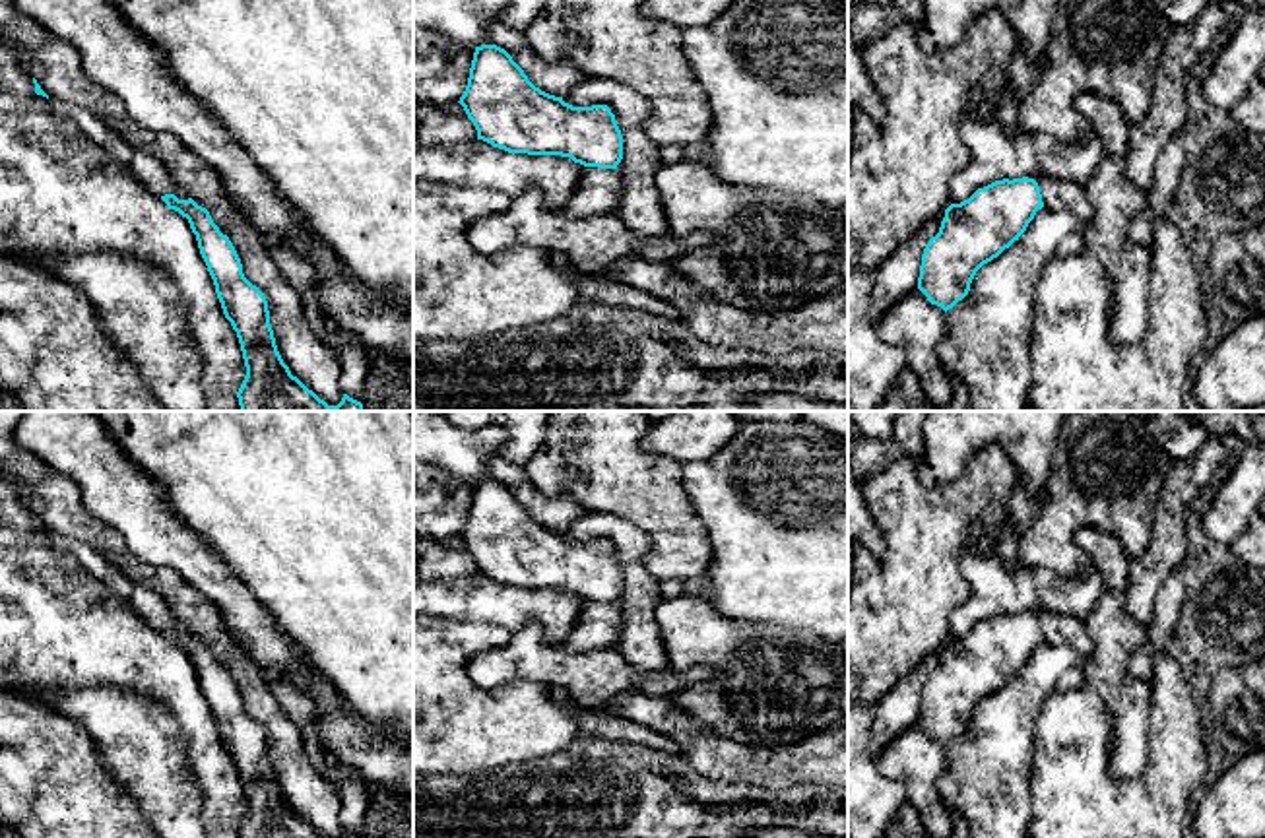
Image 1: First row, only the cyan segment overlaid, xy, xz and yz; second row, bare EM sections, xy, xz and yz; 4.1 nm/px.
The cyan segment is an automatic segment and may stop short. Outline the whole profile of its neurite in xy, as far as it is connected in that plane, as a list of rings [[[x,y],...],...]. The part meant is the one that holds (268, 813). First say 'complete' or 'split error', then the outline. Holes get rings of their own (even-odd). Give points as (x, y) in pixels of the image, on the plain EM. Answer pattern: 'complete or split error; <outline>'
complete; [[[165,628],[161,634],[188,654],[223,749],[237,766],[246,801],[237,826],[239,838],[326,838],[283,797],[270,760],[268,735],[244,712],[233,677],[219,665],[210,646],[192,632],[178,634],[175,628]]]

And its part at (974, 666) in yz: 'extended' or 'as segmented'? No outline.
as segmented

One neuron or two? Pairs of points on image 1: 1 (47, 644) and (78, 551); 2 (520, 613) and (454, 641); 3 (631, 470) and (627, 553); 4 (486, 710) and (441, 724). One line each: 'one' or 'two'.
1: two
2: two
3: two
4: one

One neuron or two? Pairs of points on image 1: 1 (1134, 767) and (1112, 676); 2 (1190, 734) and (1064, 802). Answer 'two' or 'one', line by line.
1: one
2: one

